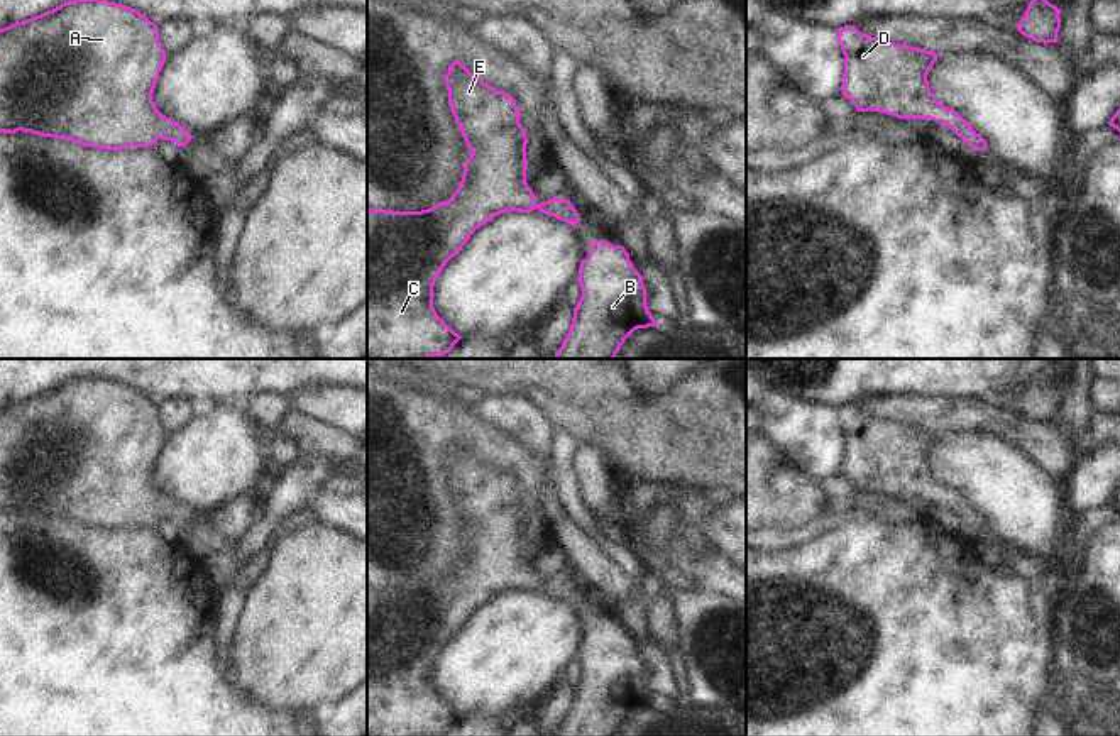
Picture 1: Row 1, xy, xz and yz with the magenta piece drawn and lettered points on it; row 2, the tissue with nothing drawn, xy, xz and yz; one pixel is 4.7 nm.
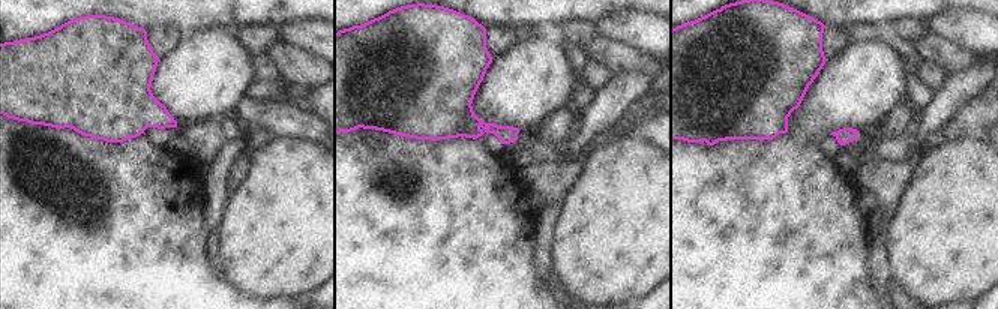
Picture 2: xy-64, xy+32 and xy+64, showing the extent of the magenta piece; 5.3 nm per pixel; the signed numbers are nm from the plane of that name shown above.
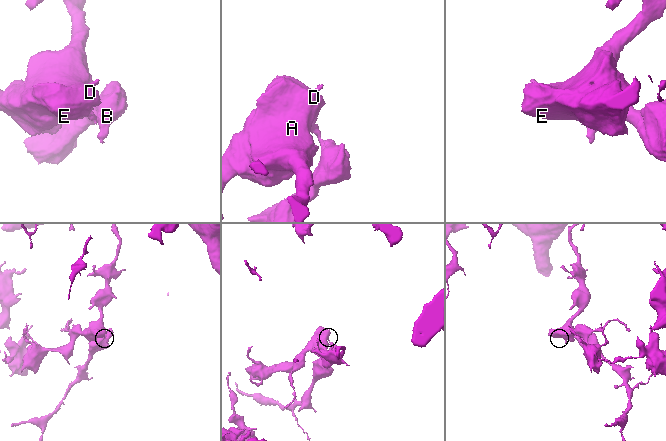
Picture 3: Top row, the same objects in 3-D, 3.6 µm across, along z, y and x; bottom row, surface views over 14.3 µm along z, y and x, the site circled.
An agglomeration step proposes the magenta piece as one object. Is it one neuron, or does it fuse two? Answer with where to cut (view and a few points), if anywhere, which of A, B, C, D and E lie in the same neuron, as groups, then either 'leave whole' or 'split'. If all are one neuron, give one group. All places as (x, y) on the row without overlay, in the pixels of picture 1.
no cut | A B C D E | leave whole

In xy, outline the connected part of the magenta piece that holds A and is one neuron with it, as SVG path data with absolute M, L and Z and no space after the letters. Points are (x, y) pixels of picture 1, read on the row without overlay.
M78 377L15 401L0 408L0 511L22 509L107 530L149 526L157 518L183 526L193 514L162 494L152 481L164 442L166 431L159 420L159 406L139 389L115 381Z

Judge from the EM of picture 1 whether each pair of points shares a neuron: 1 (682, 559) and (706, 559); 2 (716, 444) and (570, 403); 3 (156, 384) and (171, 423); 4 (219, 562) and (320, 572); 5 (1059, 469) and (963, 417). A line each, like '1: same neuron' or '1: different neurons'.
1: same neuron
2: same neuron
3: different neurons
4: different neurons
5: same neuron

